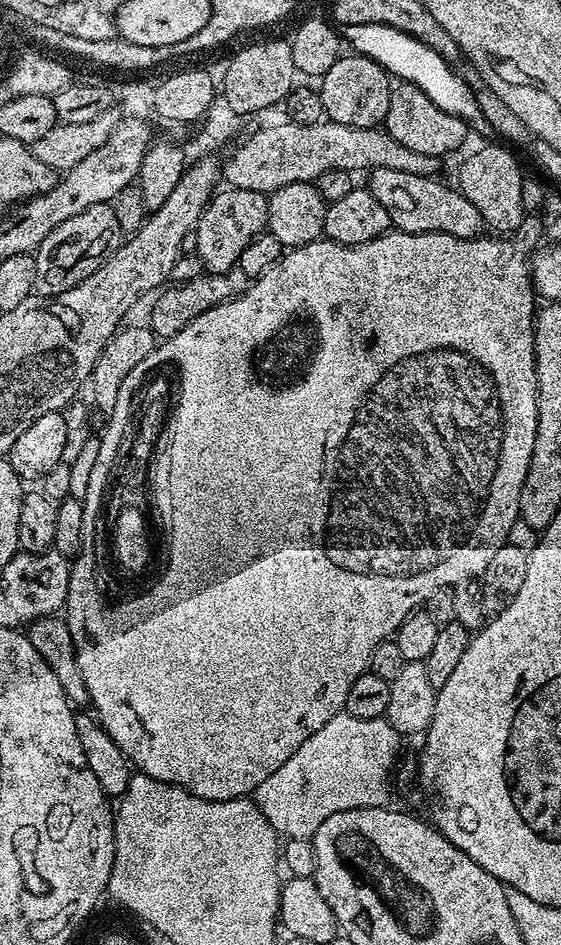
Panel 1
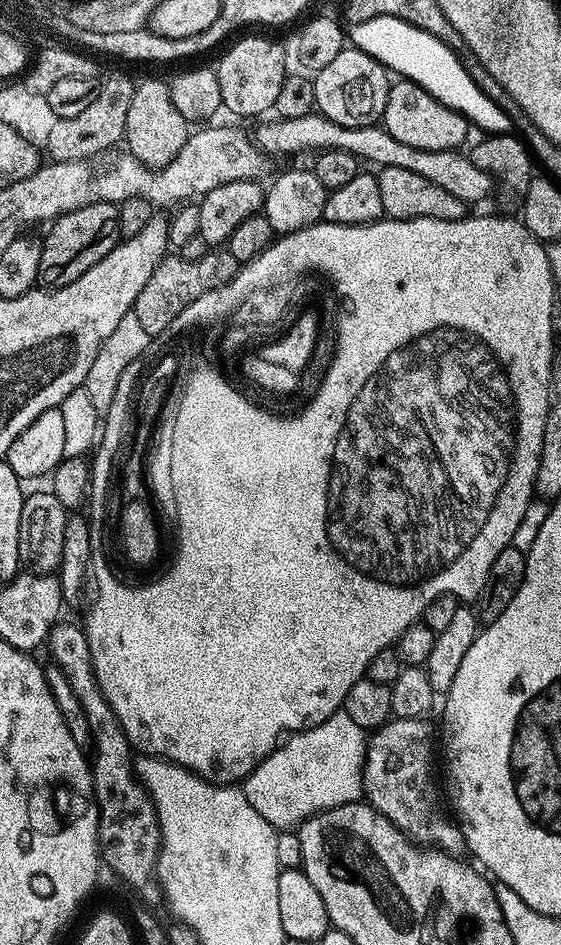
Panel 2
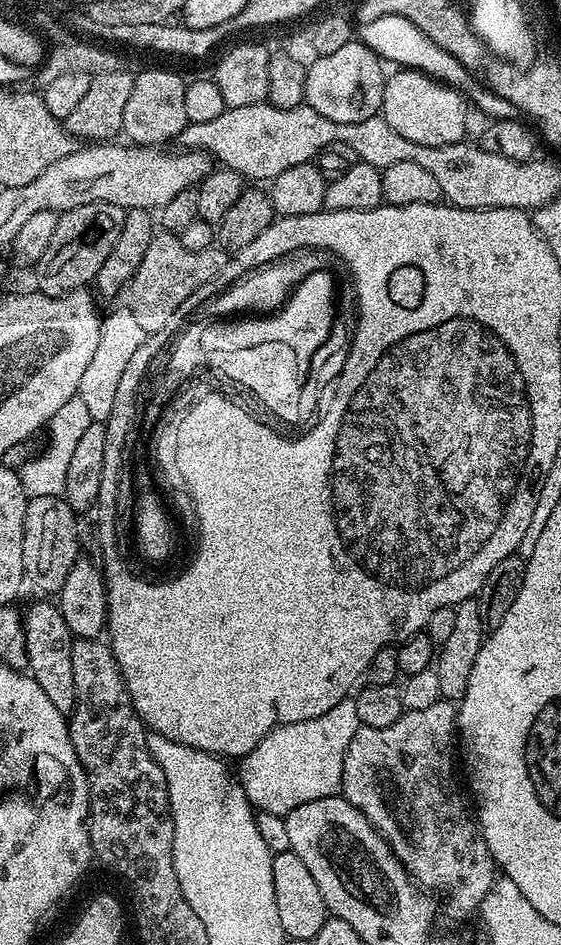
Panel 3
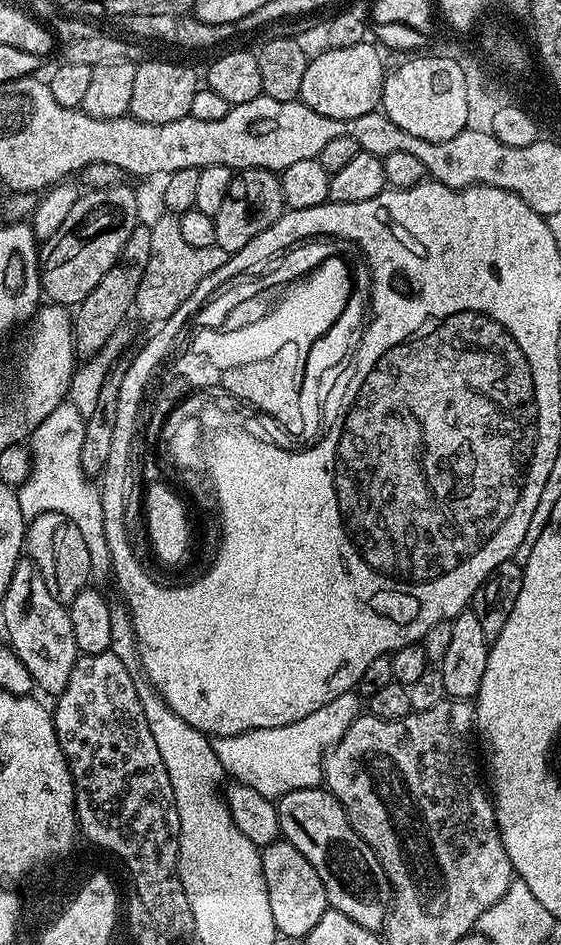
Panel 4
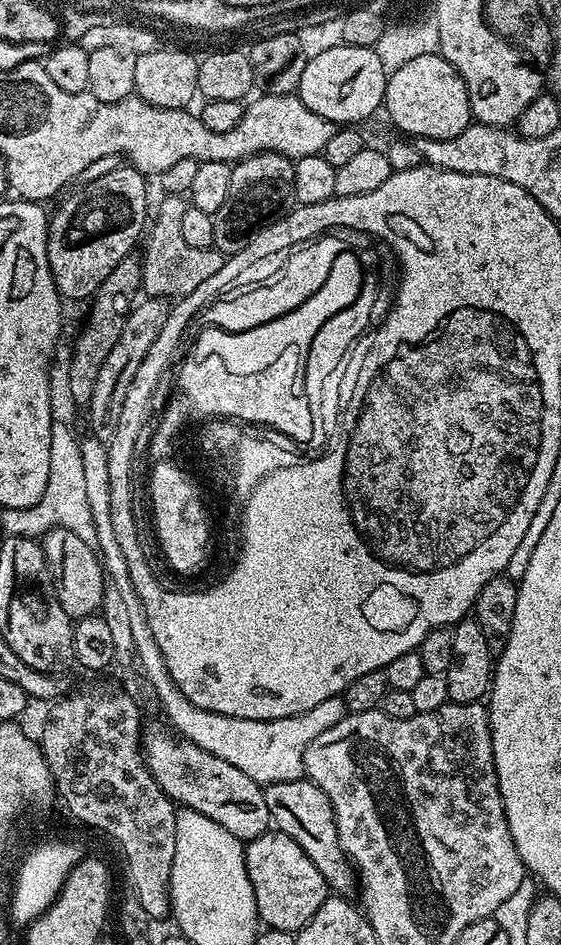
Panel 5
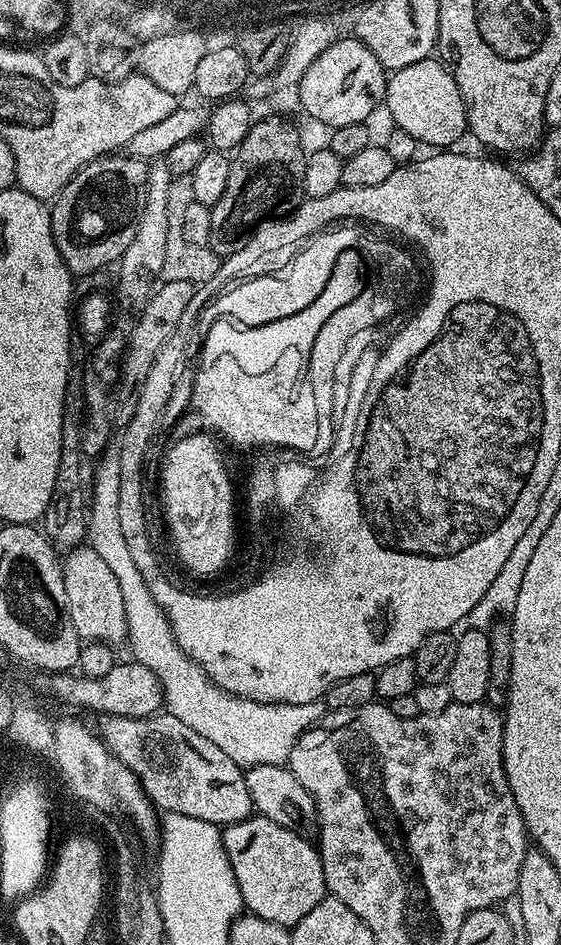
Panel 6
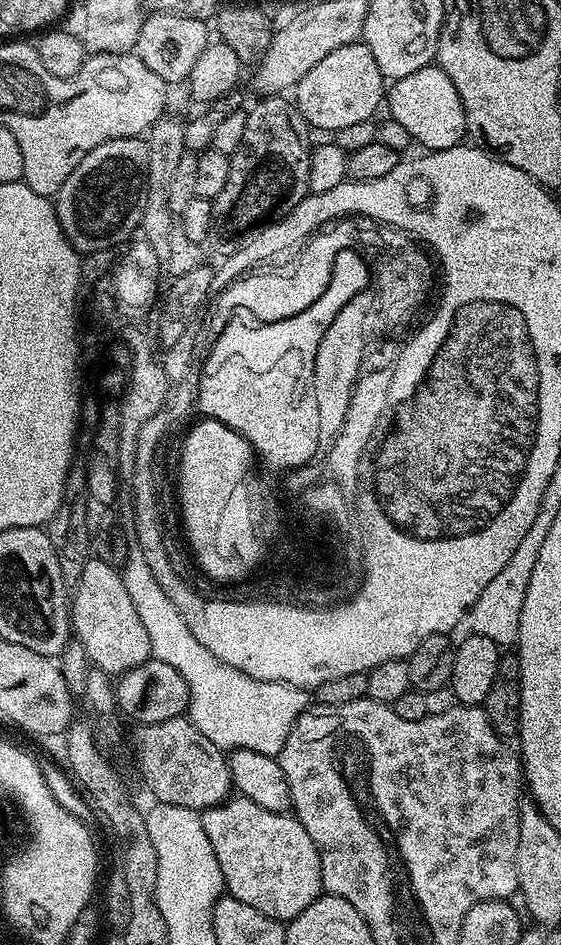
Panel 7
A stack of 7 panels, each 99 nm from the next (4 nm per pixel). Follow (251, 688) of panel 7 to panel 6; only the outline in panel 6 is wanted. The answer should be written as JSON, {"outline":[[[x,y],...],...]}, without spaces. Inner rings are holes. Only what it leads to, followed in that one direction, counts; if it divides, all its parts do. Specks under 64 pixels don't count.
{"outline":[[[111,444],[97,459],[94,486],[90,488],[88,506],[88,546],[101,555],[118,578],[118,587],[122,589],[122,607],[126,610],[128,623],[127,647],[132,647],[131,659],[135,663],[154,670],[158,682],[164,691],[163,707],[167,715],[178,718],[185,726],[190,726],[202,738],[214,742],[218,750],[234,758],[244,770],[267,764],[287,765],[290,750],[300,740],[302,733],[321,723],[326,716],[323,699],[305,704],[263,704],[253,700],[243,700],[240,696],[231,696],[222,690],[207,674],[195,664],[172,637],[172,627],[166,618],[164,609],[158,606],[150,594],[142,573],[131,557],[130,546],[123,537],[119,522],[119,485],[121,482],[121,450],[119,445]]]}

